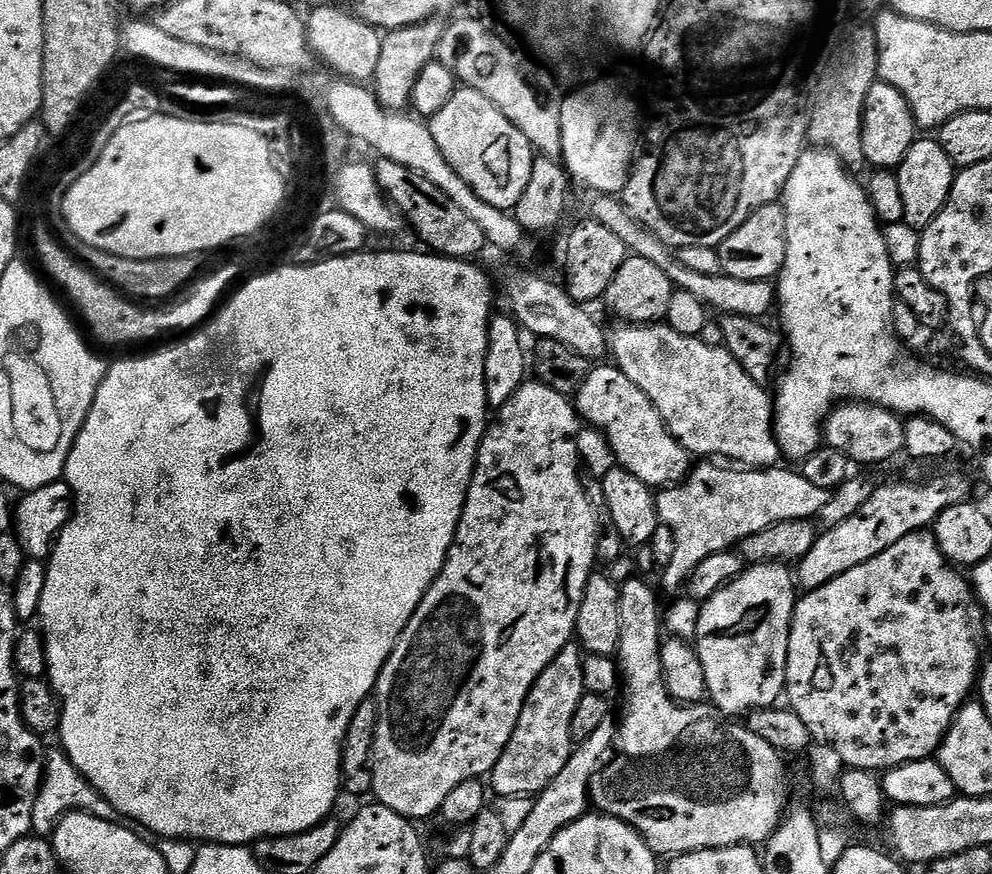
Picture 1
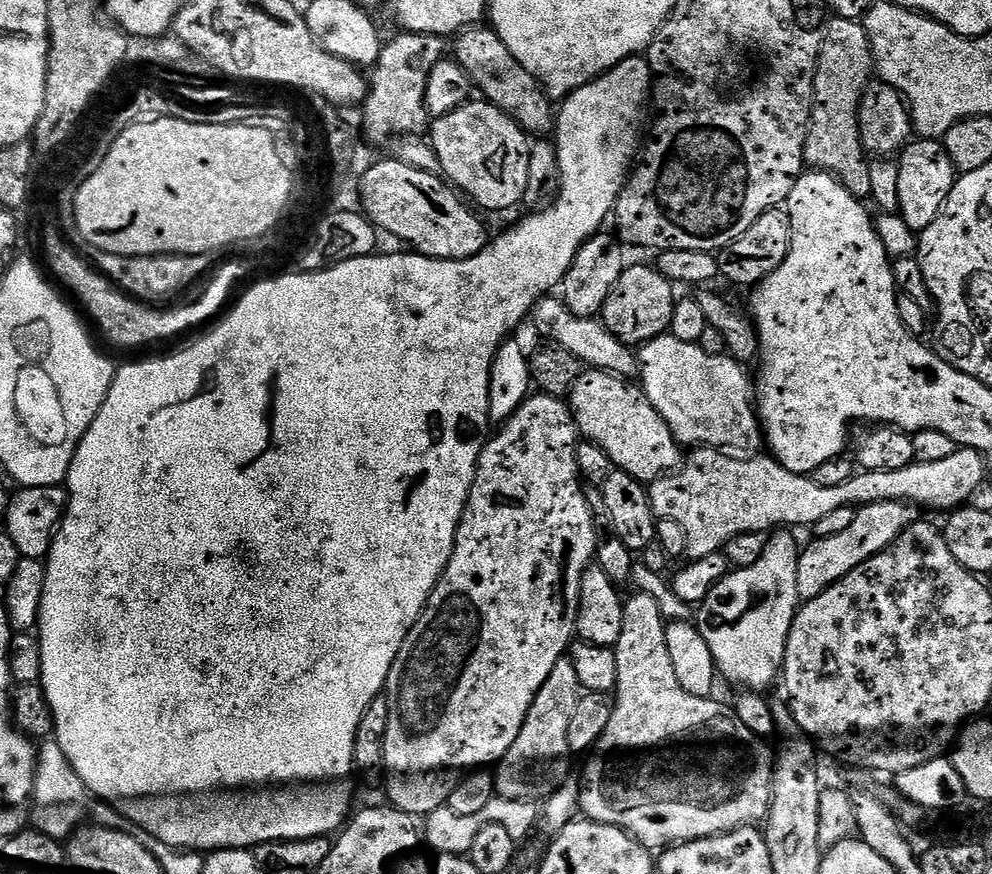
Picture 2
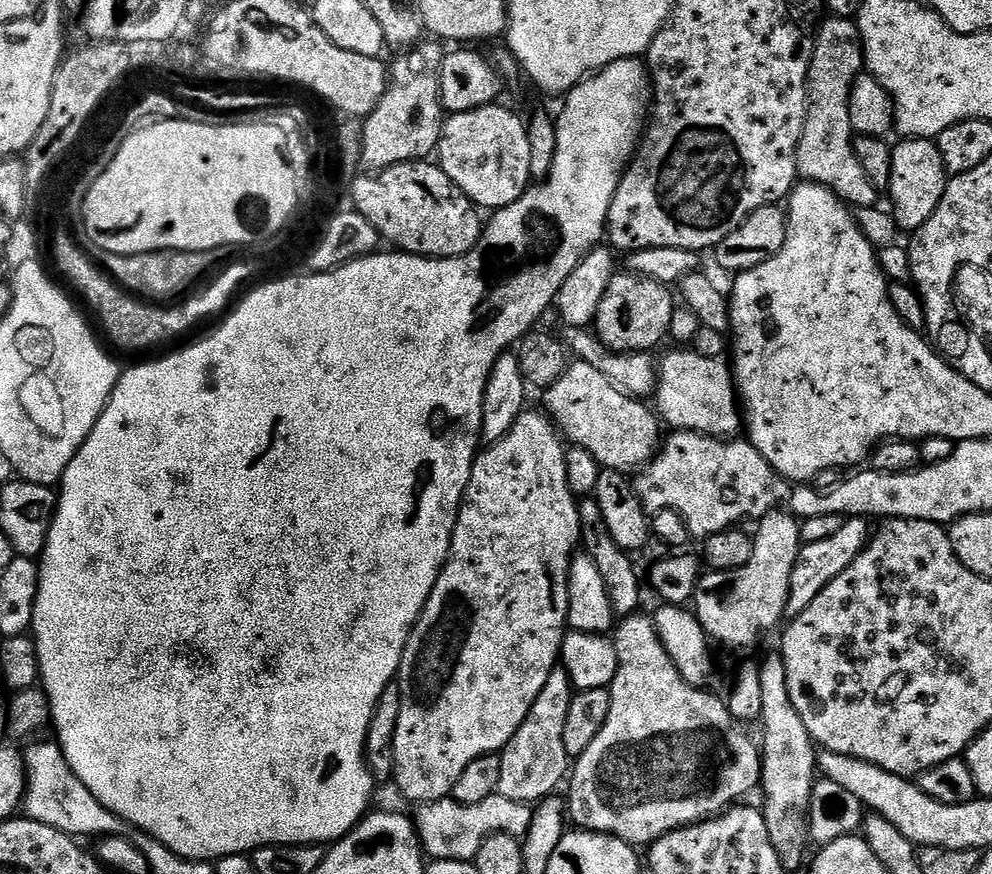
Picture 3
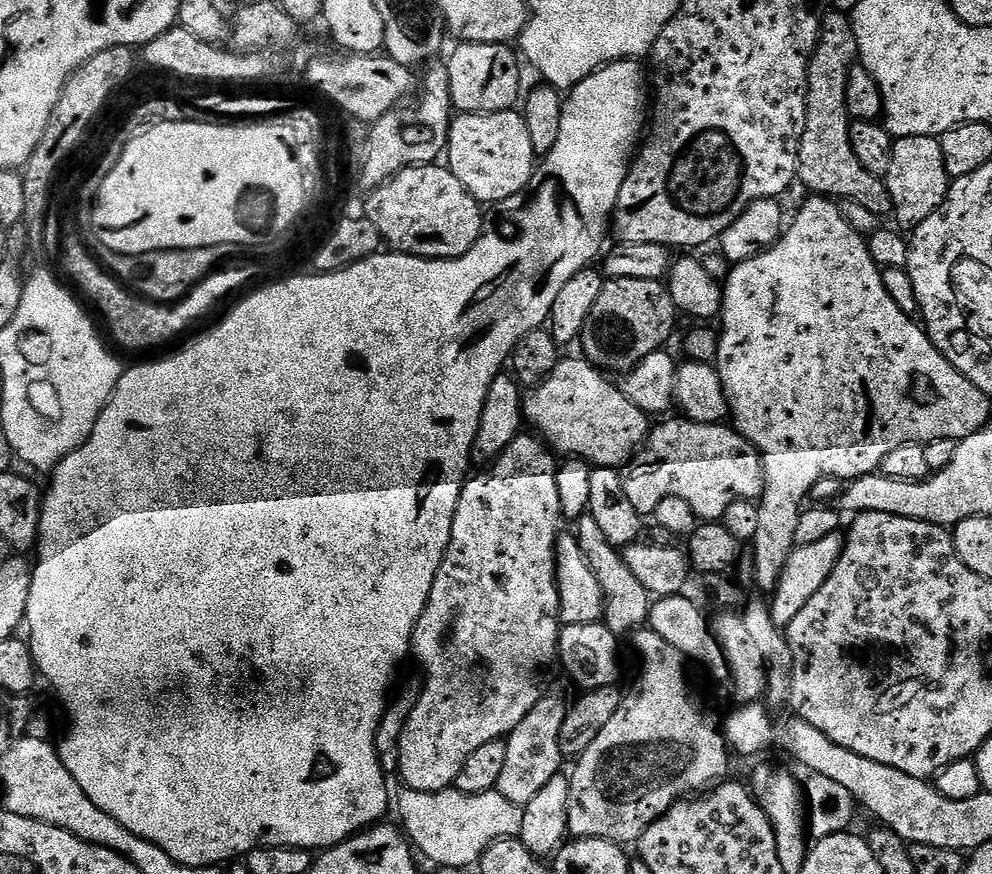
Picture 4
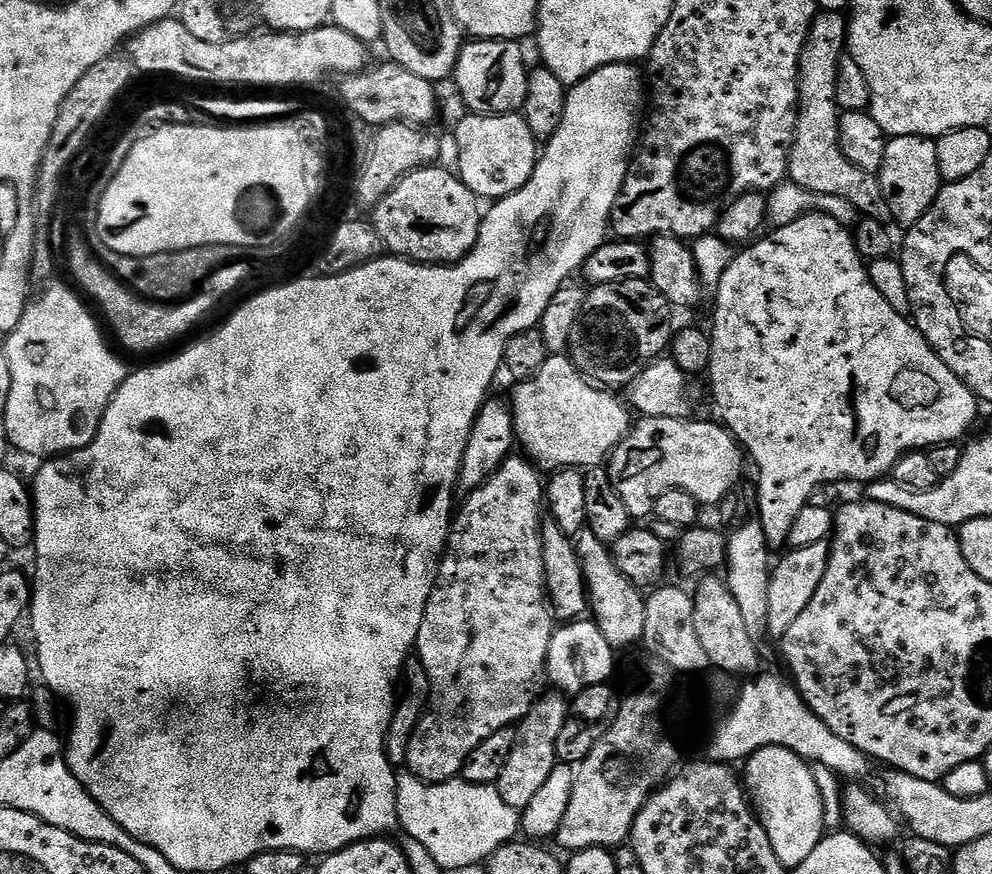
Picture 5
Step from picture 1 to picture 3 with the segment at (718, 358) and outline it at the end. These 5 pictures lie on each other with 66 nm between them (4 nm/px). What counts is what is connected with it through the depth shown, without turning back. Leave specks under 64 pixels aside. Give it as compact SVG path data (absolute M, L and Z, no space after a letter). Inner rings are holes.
M672 350L668 357L658 364L658 383L654 393L655 407L669 429L681 432L697 432L703 436L732 438L742 428L742 404L736 394L736 382L732 379L732 369L723 359L702 358L695 350Z

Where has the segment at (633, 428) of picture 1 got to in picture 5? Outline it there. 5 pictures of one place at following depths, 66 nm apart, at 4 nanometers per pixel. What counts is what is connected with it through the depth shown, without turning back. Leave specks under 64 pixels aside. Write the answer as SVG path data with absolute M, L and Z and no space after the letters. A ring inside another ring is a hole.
M564 354L549 355L538 376L533 376L530 380L521 380L515 387L512 396L510 395L510 411L512 419L516 421L516 439L519 447L525 448L523 451L527 459L544 470L562 468L587 470L601 467L623 443L624 437L634 424L634 420L628 417L629 409L625 401L621 397L621 401L616 397L619 395L601 390L595 383L589 382L583 371Z

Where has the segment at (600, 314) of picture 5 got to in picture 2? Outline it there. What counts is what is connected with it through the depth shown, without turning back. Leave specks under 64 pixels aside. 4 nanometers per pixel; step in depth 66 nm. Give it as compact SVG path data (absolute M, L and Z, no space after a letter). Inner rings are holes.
M644 264L625 267L618 282L610 290L604 303L602 323L608 332L614 334L623 344L639 346L648 340L665 335L670 326L670 314L678 299L672 281L667 280L655 267L647 268Z

